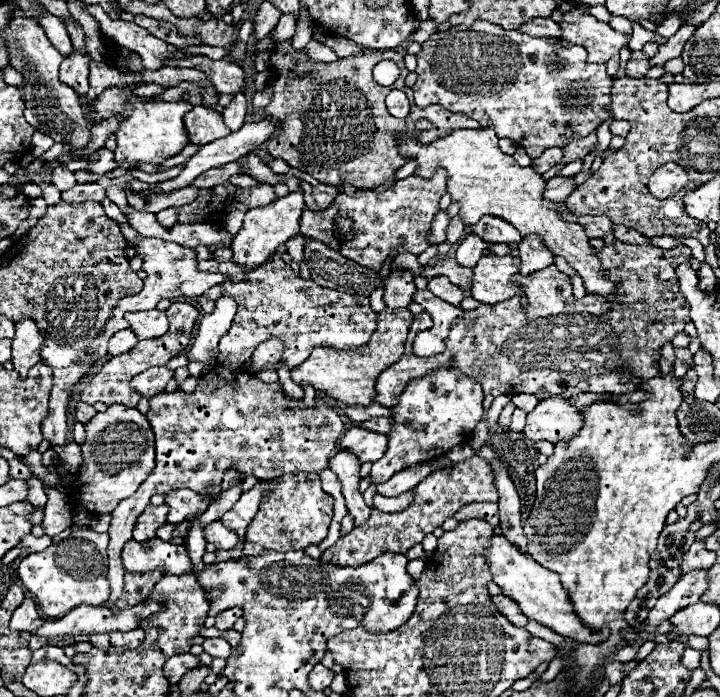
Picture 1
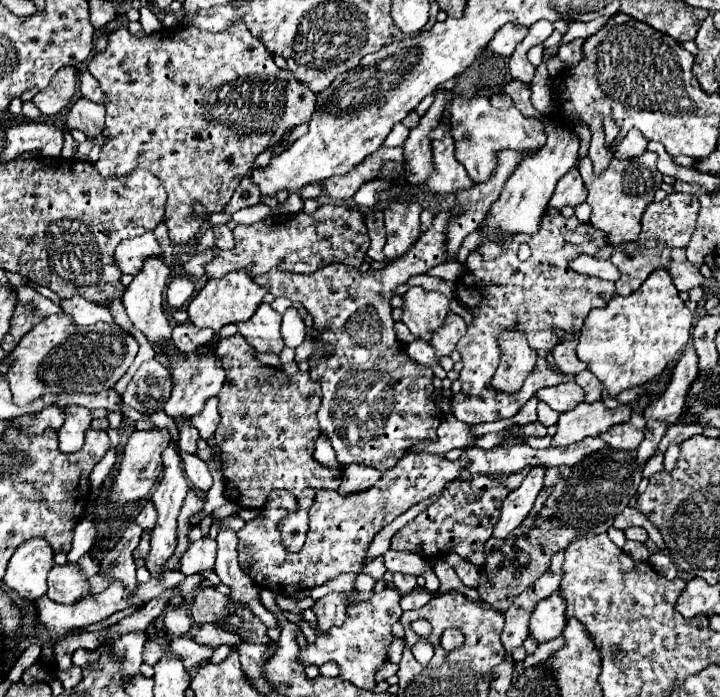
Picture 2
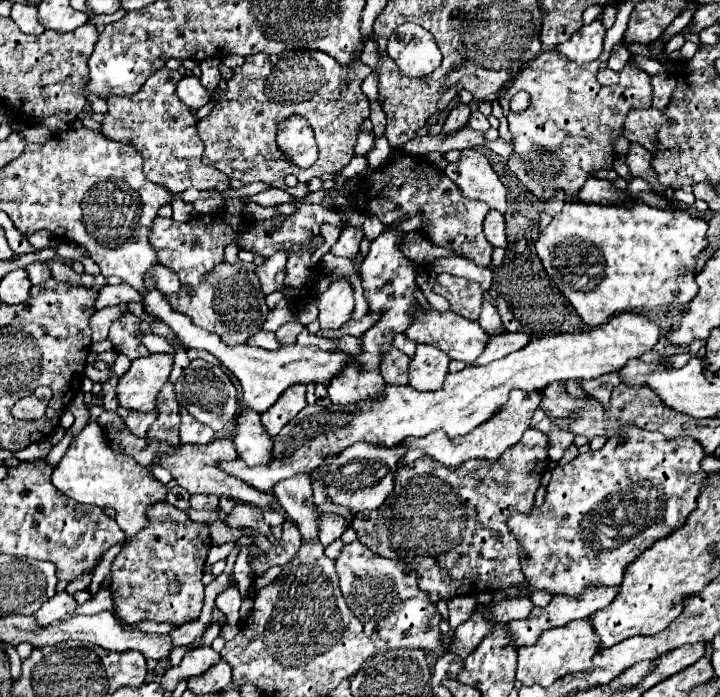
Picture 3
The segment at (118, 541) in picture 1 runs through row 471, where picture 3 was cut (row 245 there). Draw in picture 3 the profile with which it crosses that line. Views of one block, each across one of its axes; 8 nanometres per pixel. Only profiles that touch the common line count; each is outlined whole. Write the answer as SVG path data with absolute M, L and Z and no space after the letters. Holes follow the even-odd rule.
M224 210L212 212L212 214L200 214L188 222L176 222L172 218L156 218L152 224L152 232L150 232L150 240L152 246L158 252L158 260L162 266L170 268L172 272L176 272L180 276L180 282L184 286L194 286L200 284L200 280L206 276L206 272L210 272L216 264L220 264L224 260L224 248L230 242L236 242L242 250L250 250L252 254L260 256L260 258L270 258L274 252L278 250L286 250L290 254L312 254L314 250L318 250L324 244L322 236L312 236L308 240L308 244L274 244L272 242L272 232L276 228L280 228L284 224L288 216L274 216L270 220L252 220L244 214L232 216Z

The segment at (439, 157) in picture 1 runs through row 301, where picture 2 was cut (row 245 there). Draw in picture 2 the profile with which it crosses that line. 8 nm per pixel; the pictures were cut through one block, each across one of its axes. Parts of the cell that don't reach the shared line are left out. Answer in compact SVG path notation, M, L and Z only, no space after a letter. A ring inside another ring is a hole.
M646 152L638 158L618 160L614 158L612 164L600 174L594 176L590 158L584 158L580 164L580 174L584 178L584 186L588 190L588 204L592 208L590 224L602 232L606 232L606 242L610 246L638 240L640 234L640 218L644 208L652 202L656 190L662 184L662 174L656 168L656 154Z

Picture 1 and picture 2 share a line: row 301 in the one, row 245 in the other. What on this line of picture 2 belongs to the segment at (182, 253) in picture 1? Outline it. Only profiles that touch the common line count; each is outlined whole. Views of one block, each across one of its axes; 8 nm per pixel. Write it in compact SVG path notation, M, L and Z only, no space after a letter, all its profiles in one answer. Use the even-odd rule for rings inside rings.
M146 232L138 238L124 240L114 250L116 264L124 274L138 274L148 256L160 256L160 254L162 254L162 248L154 232Z

